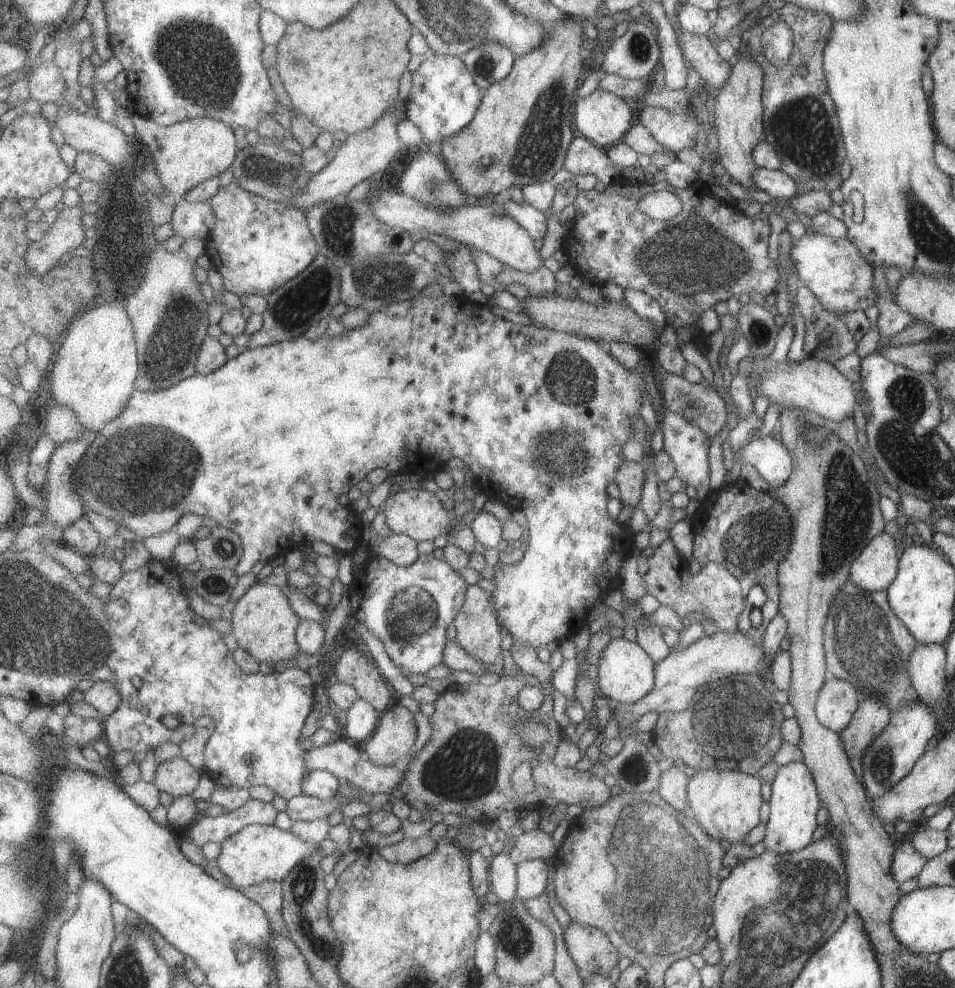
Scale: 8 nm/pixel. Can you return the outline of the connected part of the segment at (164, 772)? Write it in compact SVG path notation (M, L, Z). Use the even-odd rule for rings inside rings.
M177 756L157 766L154 783L161 792L182 797L195 792L201 775L185 758Z

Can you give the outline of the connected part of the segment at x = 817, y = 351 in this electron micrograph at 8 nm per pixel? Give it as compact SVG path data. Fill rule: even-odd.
M803 285L797 289L795 300L804 322L802 350L805 356L834 363L846 354L851 354L855 350L857 342L872 326L863 311L851 310L851 312L843 312L843 314L827 312L821 306L821 302L813 296L811 290Z

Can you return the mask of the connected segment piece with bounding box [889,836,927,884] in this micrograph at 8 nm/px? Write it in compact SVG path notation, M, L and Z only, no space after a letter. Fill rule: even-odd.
M907 836L901 837L896 841L894 852L891 854L891 876L893 880L902 883L909 878L915 878L917 872L921 870L921 866L925 866L926 858L919 856L913 850L913 846Z

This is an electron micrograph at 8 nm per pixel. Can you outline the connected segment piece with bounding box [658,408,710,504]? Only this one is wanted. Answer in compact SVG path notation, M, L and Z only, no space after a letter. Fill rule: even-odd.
M662 408L658 426L662 429L664 443L662 450L671 458L675 471L675 478L686 484L693 486L696 490L696 500L700 503L705 500L709 489L709 460L707 460L707 448L709 448L710 438L699 430L695 424L687 422L683 416L671 412L667 408Z

